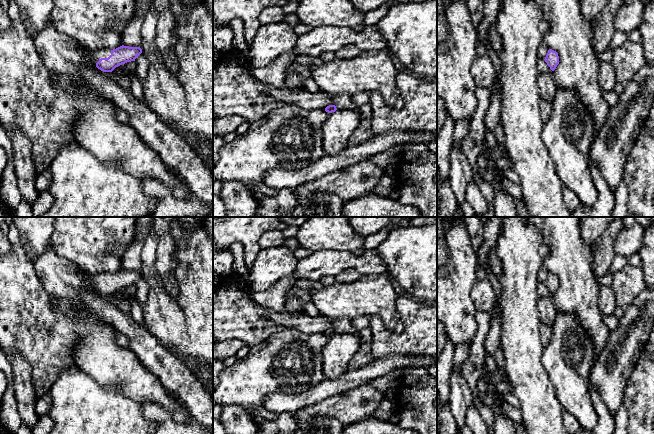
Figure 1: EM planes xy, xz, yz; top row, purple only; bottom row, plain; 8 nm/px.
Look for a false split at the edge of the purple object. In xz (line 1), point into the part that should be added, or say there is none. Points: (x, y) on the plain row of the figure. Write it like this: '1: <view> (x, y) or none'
1: none

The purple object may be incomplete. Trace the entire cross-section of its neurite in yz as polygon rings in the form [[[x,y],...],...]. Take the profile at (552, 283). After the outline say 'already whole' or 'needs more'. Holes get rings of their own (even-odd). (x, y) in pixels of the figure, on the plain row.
[[[549,273],[544,284],[547,287],[547,289],[550,291],[550,293],[554,295],[557,289],[559,288],[558,277],[552,273]]]; already whole

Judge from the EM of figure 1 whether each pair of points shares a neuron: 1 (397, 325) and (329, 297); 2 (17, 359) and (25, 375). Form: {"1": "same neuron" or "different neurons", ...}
{"1": "same neuron", "2": "same neuron"}

